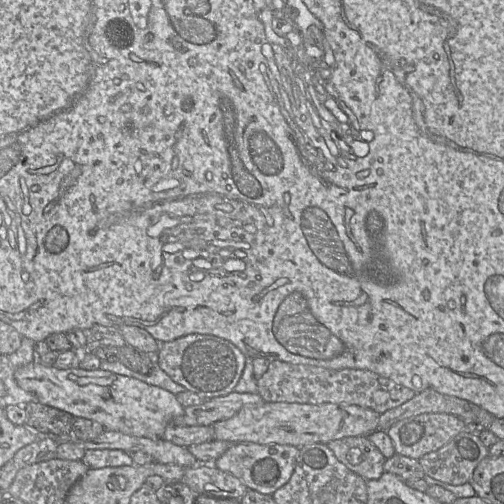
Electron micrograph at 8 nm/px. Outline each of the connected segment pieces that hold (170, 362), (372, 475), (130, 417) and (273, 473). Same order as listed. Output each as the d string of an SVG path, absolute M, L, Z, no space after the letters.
M188 334L160 343L159 366L177 384L205 400L234 391L244 367L246 355L233 343L209 334Z
M349 436L326 444L339 462L365 480L379 479L386 458L367 436Z
M37 360L19 367L14 373L17 385L32 393L40 403L65 411L74 418L86 418L102 424L105 429L124 434L162 439L166 428L184 413L184 407L173 393L141 380L118 375L104 370L84 370L81 368L58 369L54 366L44 366Z
M231 443L214 466L239 478L249 489L272 495L291 478L299 448L292 445Z

